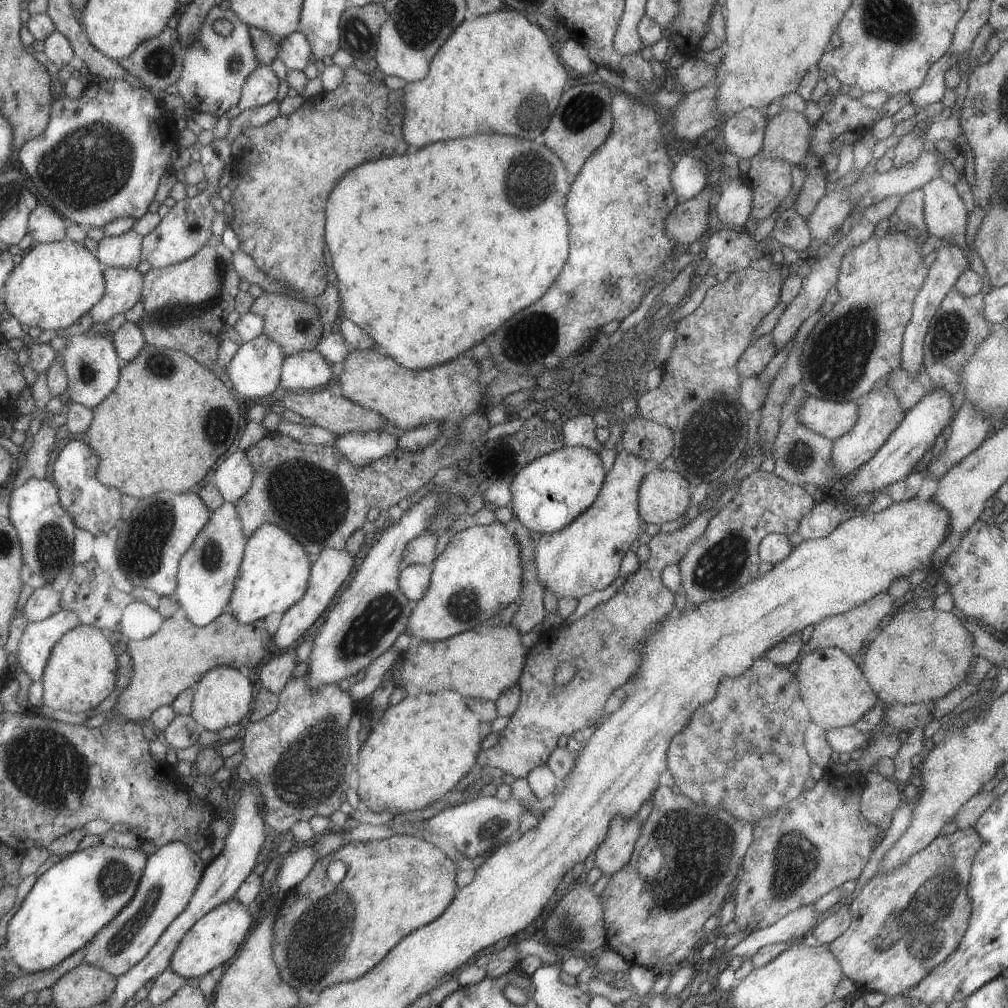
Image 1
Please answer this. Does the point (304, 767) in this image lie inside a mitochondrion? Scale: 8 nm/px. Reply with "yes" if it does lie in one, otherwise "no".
yes

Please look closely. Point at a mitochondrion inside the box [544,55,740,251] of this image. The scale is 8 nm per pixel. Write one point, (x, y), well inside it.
(584, 110)

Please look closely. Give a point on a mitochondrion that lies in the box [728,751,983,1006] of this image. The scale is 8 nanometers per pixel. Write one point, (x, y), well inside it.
(922, 926)

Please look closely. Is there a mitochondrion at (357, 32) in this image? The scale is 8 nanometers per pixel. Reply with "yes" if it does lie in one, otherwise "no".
yes

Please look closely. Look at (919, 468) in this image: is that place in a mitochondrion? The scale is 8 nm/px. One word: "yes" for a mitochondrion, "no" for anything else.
no

